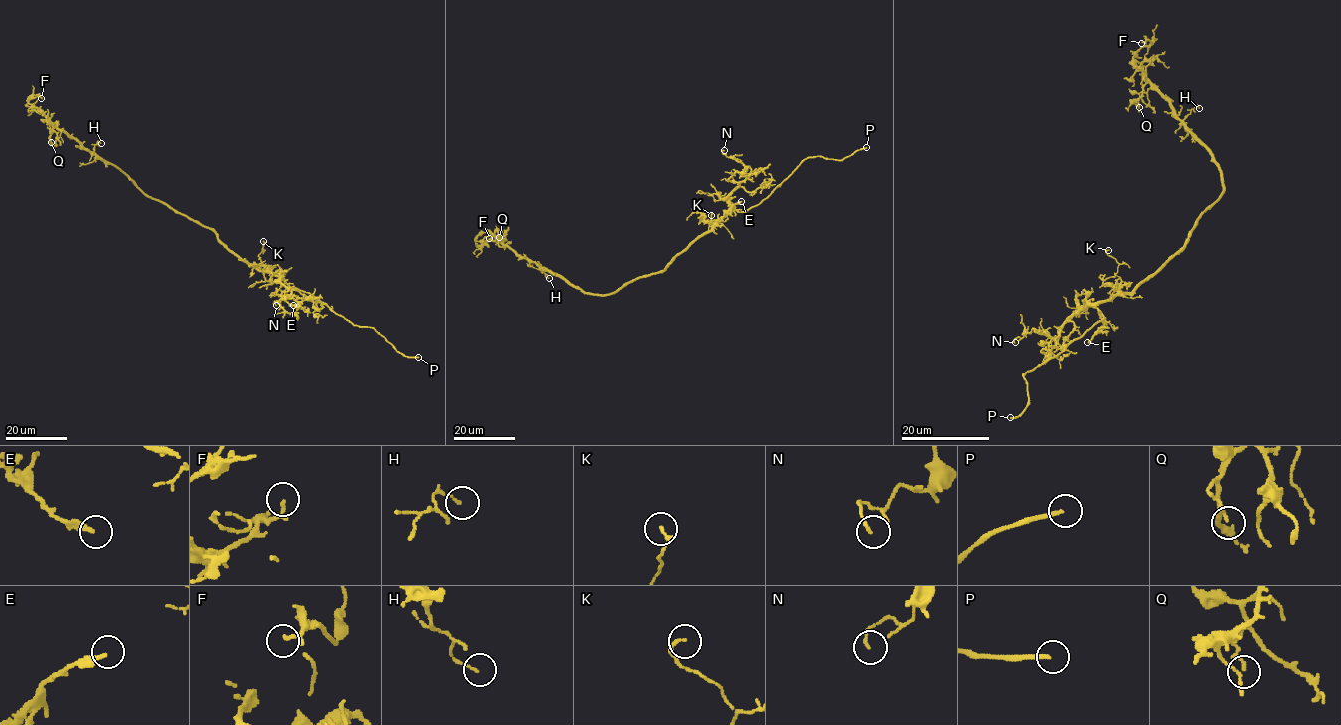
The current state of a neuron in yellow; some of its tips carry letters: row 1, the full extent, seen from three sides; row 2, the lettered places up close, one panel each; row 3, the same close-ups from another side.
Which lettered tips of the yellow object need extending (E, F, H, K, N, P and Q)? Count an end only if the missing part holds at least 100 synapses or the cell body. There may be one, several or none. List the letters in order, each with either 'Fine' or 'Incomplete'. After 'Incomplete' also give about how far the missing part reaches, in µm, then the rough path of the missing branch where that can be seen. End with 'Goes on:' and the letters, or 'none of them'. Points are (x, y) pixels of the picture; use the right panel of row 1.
E: Fine
F: Fine
H: Fine
K: Fine
N: Fine
P: Incomplete. Missing length about 20 µm
Q: Fine
Goes on: P

